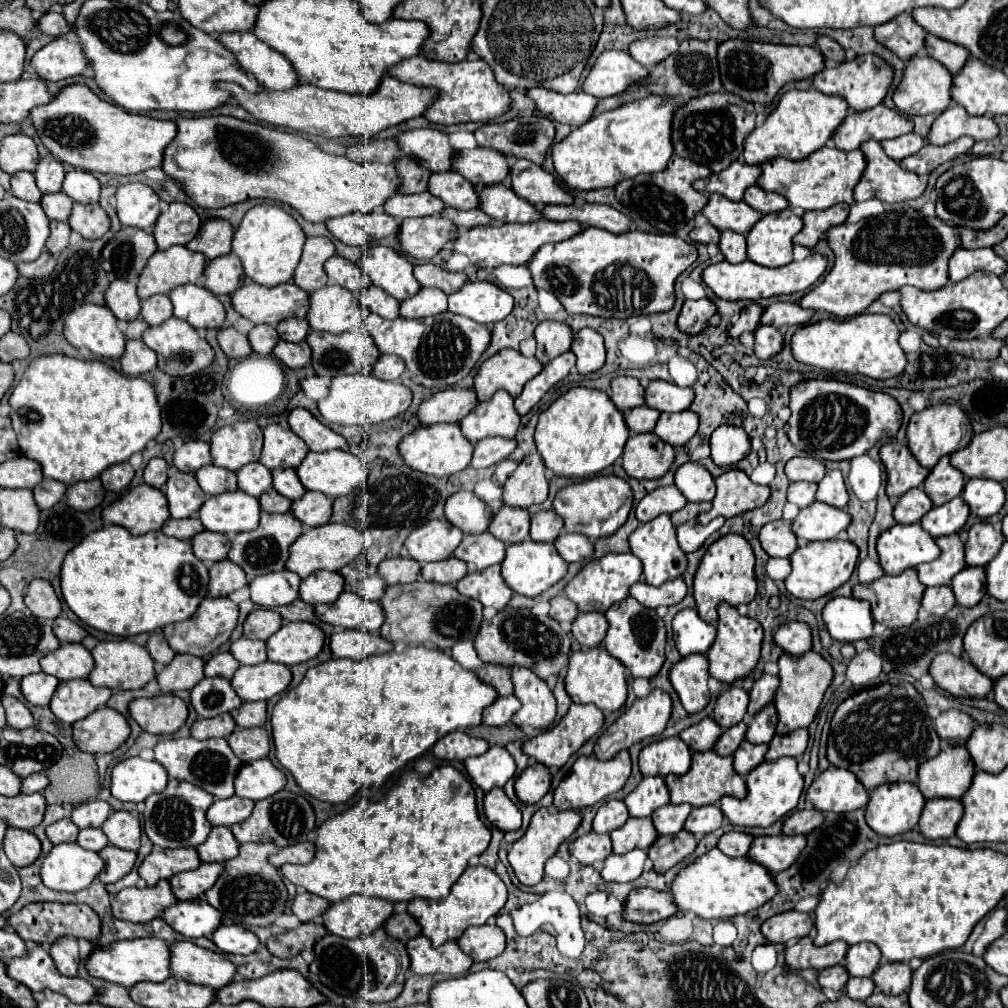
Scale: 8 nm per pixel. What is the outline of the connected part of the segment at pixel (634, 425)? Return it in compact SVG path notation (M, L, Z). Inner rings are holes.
M637 406L637 408L631 408L631 410L625 410L623 412L623 418L625 418L625 424L631 432L635 434L641 434L641 432L653 432L657 420L659 420L659 412L649 408L649 406Z

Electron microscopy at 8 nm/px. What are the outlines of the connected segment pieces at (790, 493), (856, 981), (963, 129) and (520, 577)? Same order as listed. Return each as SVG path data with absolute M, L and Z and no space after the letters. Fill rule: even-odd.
M791 482L787 490L787 502L805 508L815 502L815 492L817 492L817 484L813 482Z
M849 978L845 986L847 996L853 1000L865 1000L873 994L873 990L875 990L875 984L871 978Z
M951 102L951 106L935 118L927 142L949 144L961 136L971 136L975 140L993 140L999 136L999 126L993 118L969 116L965 108Z
M523 540L517 544L511 544L507 548L505 560L501 562L501 572L505 584L527 598L535 598L547 588L551 588L555 582L559 582L567 574L567 562L561 560L553 544L543 544L543 542L533 542L533 540Z

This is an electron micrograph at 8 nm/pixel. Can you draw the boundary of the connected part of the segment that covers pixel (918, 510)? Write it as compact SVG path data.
M913 488L899 498L899 502L893 508L895 510L893 518L901 524L913 524L913 522L919 522L931 508L933 504L923 492L923 488Z

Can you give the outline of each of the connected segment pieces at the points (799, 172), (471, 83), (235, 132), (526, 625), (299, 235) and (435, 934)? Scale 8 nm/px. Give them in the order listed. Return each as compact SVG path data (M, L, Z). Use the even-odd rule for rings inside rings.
M825 146L817 152L813 152L809 158L801 162L777 158L761 164L761 178L757 186L765 188L767 192L779 192L789 200L789 206L799 208L799 210L827 210L833 204L845 202L853 204L853 188L859 184L863 170L867 166L867 160L861 150L853 152L843 152L833 146Z
M472 50L468 52L465 60L455 64L427 60L425 56L419 54L415 58L403 60L397 66L393 66L389 70L389 76L415 86L433 86L441 90L441 96L425 112L425 118L429 118L435 124L451 126L461 122L491 122L493 118L503 116L511 108L511 96L509 90L495 80L495 74L489 68L489 64L478 59L479 56Z
M231 116L177 118L177 136L167 146L161 168L183 182L183 190L203 208L265 198L289 204L313 224L353 212L373 214L401 184L393 164L363 164L327 154L295 132L279 132Z
M527 608L501 610L491 620L485 620L475 636L475 650L483 662L499 664L505 668L519 664L531 668L543 680L549 674L563 672L571 652L569 638L561 630L559 622L555 622L551 616L535 616Z
M257 204L241 220L233 236L233 252L241 258L245 274L263 286L277 286L289 282L301 260L305 234L301 226L283 208L275 204Z
M467 866L459 880L453 884L451 894L443 900L427 900L415 898L409 902L409 914L421 924L423 936L431 940L437 948L449 940L457 940L469 926L481 926L487 922L489 916L499 914L499 910L507 902L507 888L503 880L485 866Z

